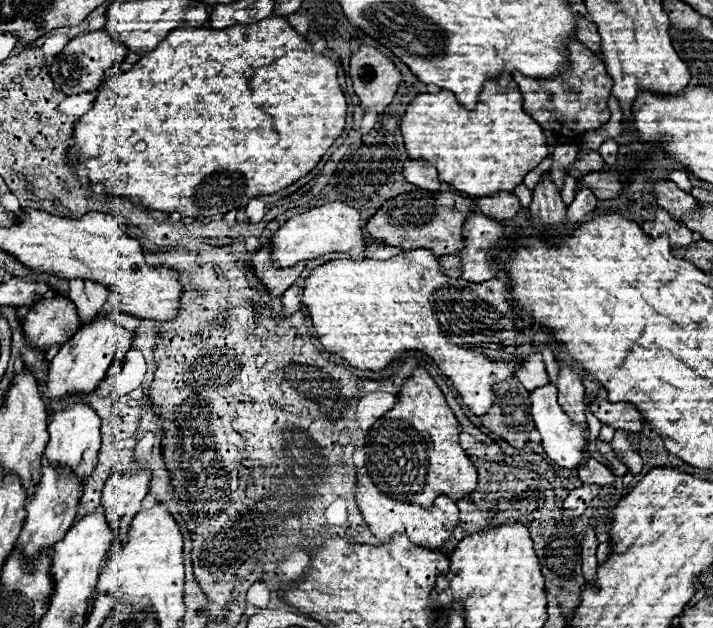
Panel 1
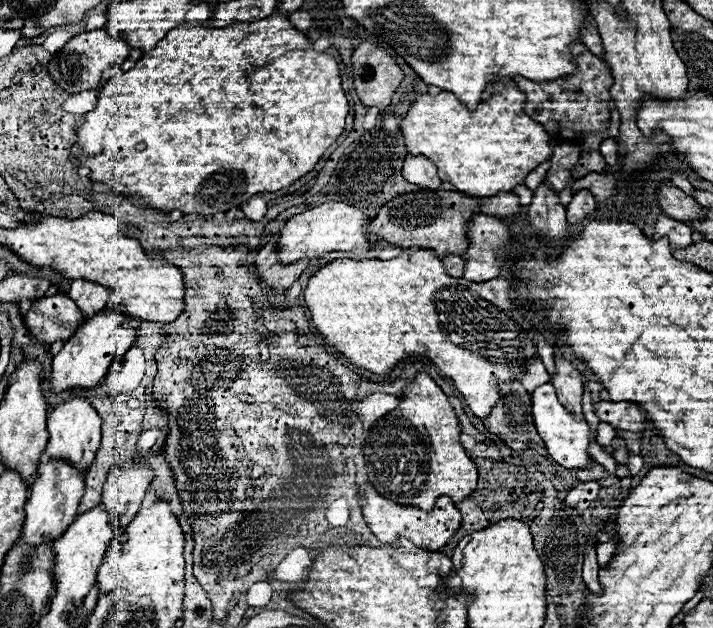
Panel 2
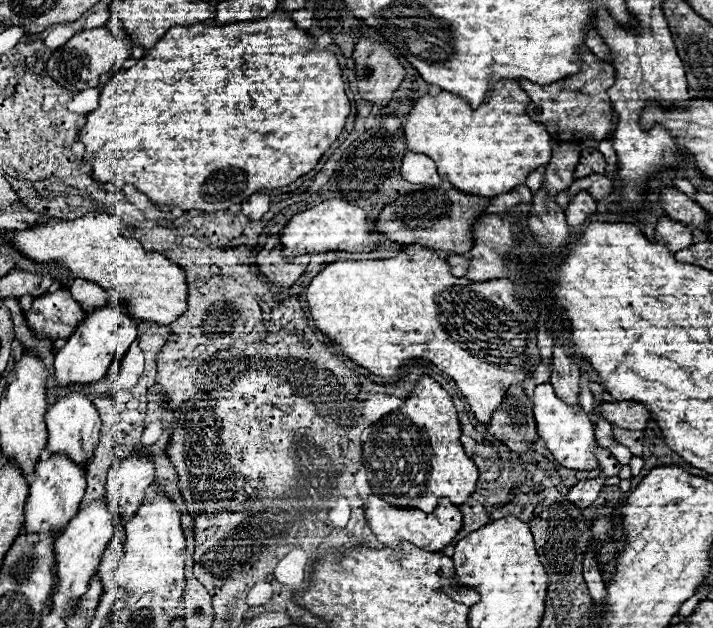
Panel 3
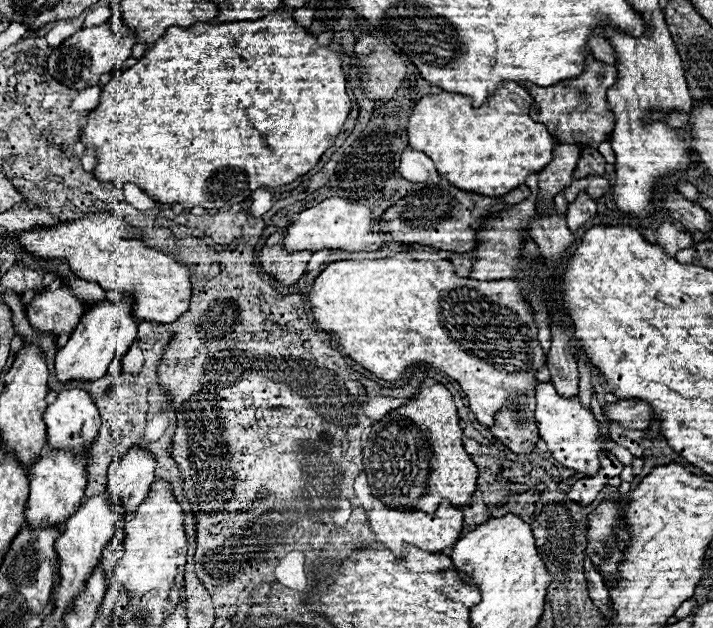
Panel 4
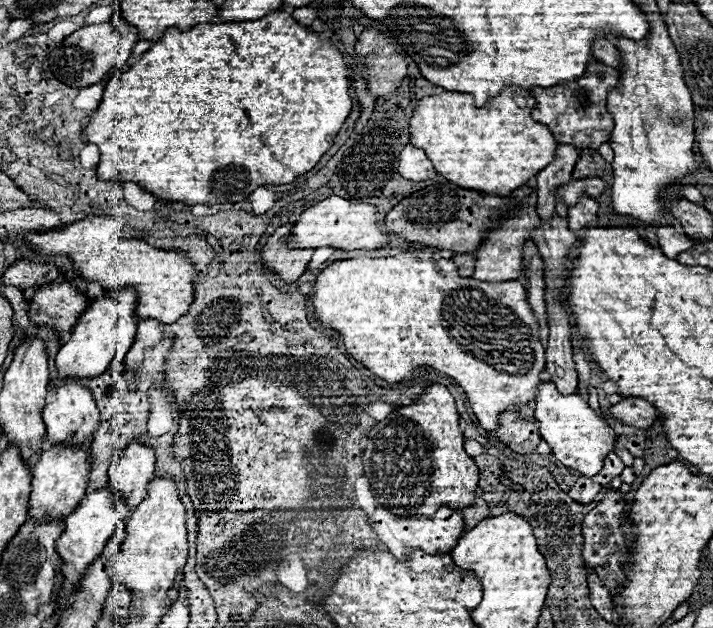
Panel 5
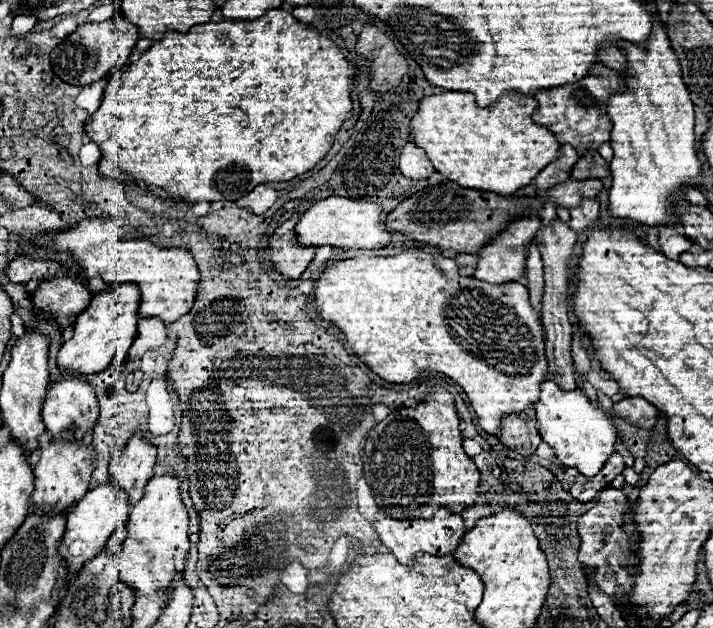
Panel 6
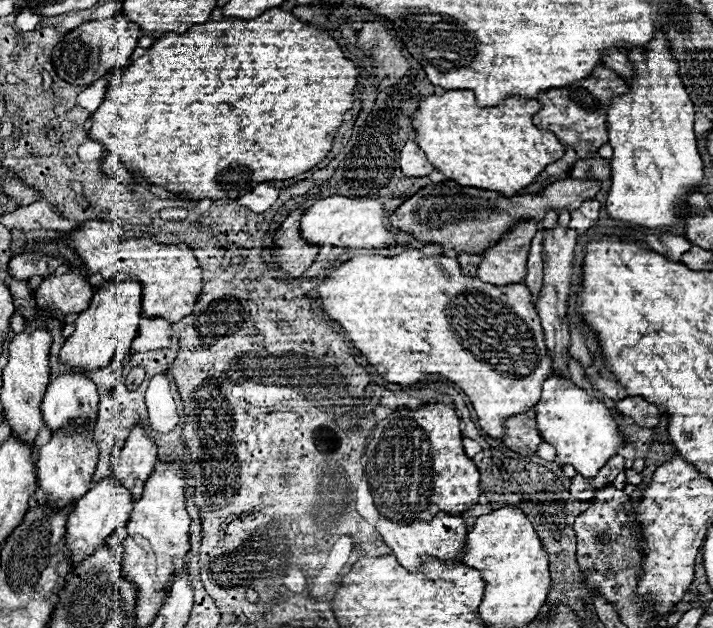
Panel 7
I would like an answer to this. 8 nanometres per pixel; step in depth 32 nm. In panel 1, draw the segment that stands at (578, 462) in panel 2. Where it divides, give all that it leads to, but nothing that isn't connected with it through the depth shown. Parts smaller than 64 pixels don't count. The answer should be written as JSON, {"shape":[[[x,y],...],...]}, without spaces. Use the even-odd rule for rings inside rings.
{"shape":[[[546,384],[546,386],[532,390],[530,392],[530,414],[534,418],[536,430],[542,436],[542,446],[544,446],[546,456],[562,468],[576,468],[584,460],[582,454],[584,454],[584,444],[586,444],[586,430],[570,422],[570,418],[560,410],[556,402],[556,394],[558,392],[554,384]]]}

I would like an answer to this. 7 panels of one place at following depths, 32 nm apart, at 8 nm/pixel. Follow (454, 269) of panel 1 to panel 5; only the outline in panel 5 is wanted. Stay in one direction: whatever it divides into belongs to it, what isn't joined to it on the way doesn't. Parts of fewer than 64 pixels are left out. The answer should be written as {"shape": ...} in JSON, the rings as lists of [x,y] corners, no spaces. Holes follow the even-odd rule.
{"shape":[[[454,254],[452,256],[452,260],[454,260],[454,264],[458,266],[458,274],[460,276],[472,276],[472,270],[474,270],[474,256],[470,256],[470,254]]]}

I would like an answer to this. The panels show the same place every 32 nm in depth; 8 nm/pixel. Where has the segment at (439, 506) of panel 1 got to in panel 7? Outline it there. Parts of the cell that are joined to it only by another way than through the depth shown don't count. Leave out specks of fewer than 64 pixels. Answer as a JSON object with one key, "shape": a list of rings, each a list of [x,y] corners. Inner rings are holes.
{"shape":[[[438,512],[434,520],[430,522],[410,522],[410,524],[400,524],[400,522],[392,522],[384,516],[378,518],[376,522],[376,530],[380,532],[382,540],[392,548],[394,556],[398,558],[398,562],[408,568],[410,572],[416,572],[418,566],[422,564],[422,556],[432,556],[432,558],[440,558],[440,560],[454,560],[460,562],[460,552],[464,548],[464,540],[466,540],[466,524],[462,516],[452,516],[448,512]]]}

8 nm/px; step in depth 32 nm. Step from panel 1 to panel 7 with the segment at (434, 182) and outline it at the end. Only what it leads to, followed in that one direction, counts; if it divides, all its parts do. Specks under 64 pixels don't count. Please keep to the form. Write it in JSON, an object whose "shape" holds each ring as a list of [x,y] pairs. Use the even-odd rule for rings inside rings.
{"shape":[[[408,140],[400,154],[400,168],[408,178],[424,178],[434,172],[426,154],[416,146],[414,140]]]}

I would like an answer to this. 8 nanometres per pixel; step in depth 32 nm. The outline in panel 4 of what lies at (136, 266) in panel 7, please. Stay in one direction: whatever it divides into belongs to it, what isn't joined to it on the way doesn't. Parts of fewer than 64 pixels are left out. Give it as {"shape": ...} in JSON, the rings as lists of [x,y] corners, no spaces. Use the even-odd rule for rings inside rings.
{"shape":[[[86,214],[74,222],[58,222],[36,230],[20,232],[18,244],[38,260],[64,258],[70,270],[84,280],[96,280],[104,290],[126,292],[132,296],[132,312],[138,320],[172,324],[190,304],[190,272],[188,266],[176,262],[170,254],[146,248],[140,240],[126,240],[110,230],[110,224],[120,223],[109,214]]]}

